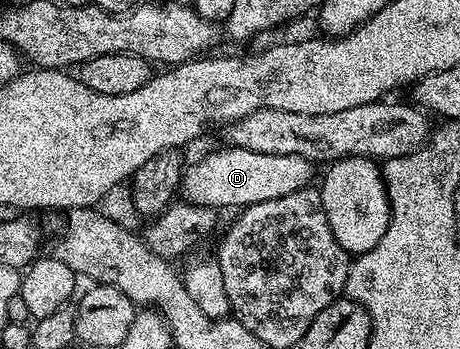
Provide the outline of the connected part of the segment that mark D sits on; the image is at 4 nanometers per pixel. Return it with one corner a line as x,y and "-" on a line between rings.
222,147
219,153
210,153
207,157
199,159
195,165
185,166
180,193
189,204
202,205
205,209
223,211
229,205
245,207
264,203
268,199
280,199
284,195
292,195
297,189
307,188
314,177
315,166
311,162
305,161
300,155
260,155
256,151
247,149
236,149
233,147

